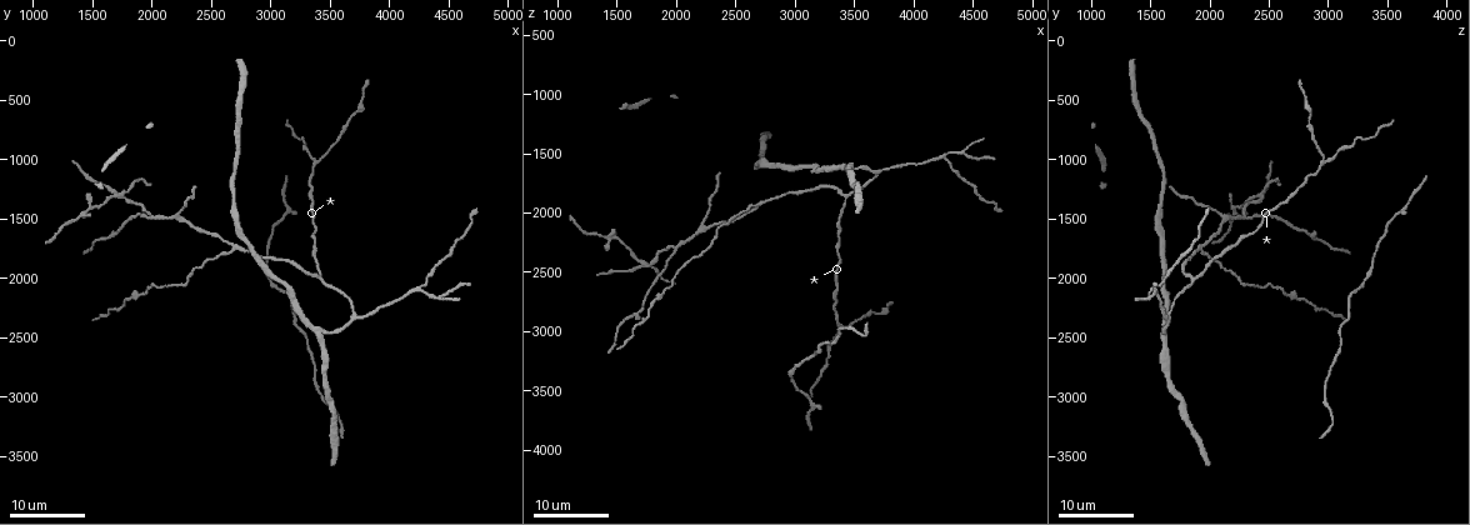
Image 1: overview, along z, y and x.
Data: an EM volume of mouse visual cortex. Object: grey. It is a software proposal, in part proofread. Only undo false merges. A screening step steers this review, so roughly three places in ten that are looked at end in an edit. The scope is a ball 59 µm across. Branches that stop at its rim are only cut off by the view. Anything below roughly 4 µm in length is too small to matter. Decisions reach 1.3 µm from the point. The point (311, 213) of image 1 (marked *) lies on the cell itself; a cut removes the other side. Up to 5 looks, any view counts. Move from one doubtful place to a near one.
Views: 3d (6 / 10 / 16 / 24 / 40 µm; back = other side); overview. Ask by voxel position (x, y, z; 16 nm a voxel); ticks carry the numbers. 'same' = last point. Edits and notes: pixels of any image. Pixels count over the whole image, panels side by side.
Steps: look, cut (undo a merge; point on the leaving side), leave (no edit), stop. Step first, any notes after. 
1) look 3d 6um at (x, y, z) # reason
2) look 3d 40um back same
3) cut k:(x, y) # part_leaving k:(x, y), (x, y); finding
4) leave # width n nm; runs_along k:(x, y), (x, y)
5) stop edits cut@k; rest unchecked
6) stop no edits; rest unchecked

look 3d 16um at (2680, 1740, 1940) # arms part here

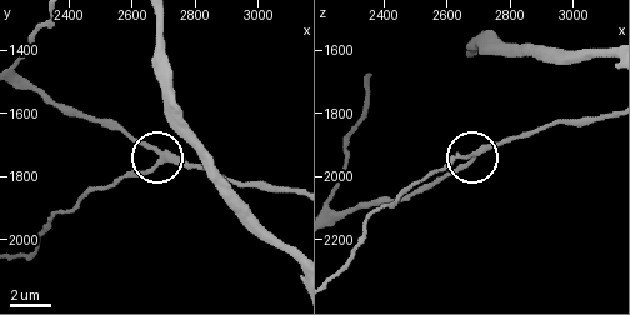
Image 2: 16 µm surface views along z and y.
look 3d 6um at (2690, 1760, 1930) # zoom in

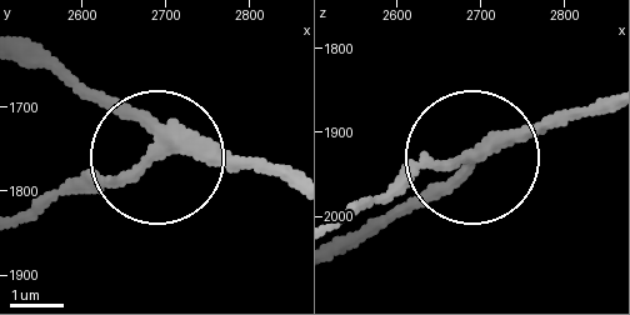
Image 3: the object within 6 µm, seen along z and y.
look 3d 6um back at (2685, 1755, 1930) # from behind

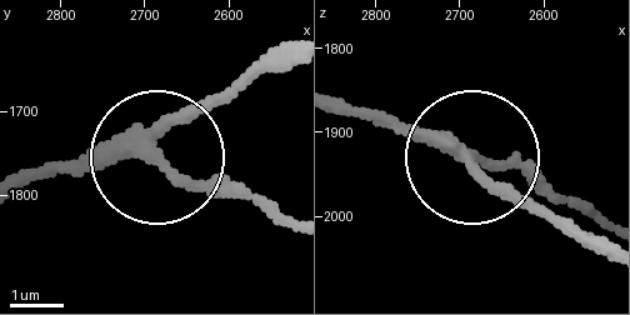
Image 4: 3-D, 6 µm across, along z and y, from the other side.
cut 4:(188, 183) # part_leaving 4:(129, 146), (285, 218); two cells meet here

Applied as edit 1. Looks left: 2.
look 3d 16um at (2220, 1460, 2080)

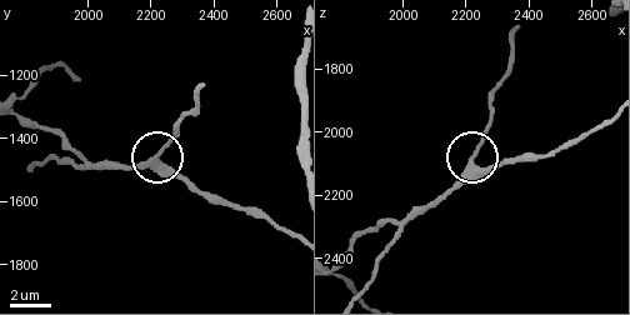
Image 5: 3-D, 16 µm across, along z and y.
look 3d 6um at (2220, 1460, 2100)

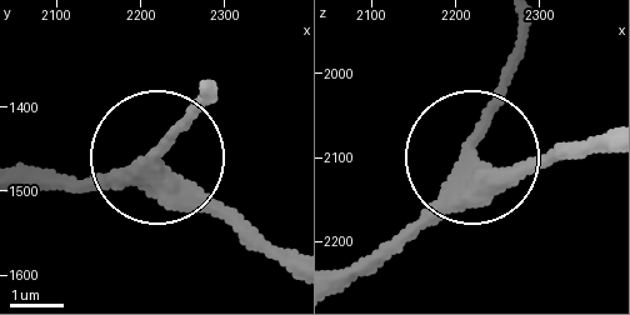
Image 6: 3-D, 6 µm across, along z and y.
leave # side_arm 26 um; runs_along 6:(285, 269), (164, 165), (34, 179); continuous, no second cell

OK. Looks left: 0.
stop edits cut@4; rest unchecked

